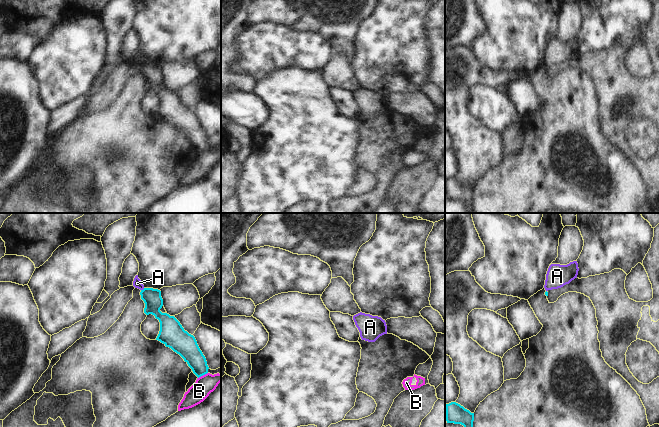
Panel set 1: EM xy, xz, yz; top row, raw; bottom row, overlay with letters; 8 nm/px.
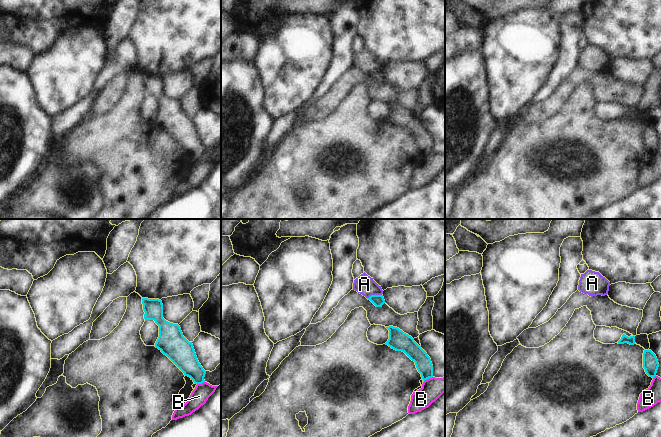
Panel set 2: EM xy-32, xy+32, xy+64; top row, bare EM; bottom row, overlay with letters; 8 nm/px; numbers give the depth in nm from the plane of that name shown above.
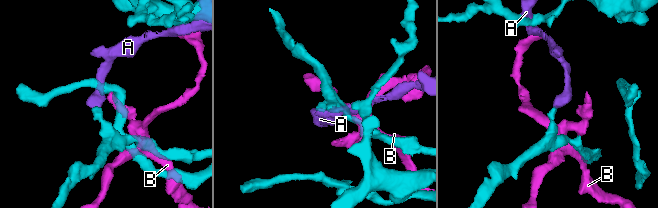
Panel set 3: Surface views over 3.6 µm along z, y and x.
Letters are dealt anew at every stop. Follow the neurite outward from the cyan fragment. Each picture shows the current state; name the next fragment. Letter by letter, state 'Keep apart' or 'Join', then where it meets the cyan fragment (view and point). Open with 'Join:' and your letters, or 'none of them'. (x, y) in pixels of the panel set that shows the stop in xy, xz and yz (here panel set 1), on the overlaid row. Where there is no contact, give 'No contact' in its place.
Join: none of them
A: Keep apart. Touches cyan at xy (143, 289)
B: Keep apart. Touches cyan at xy (202, 375)

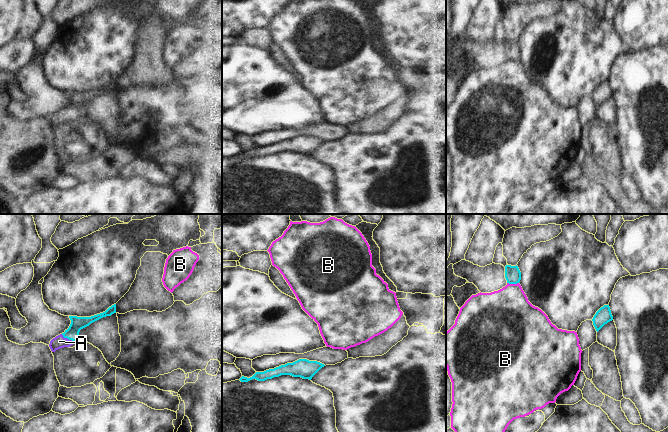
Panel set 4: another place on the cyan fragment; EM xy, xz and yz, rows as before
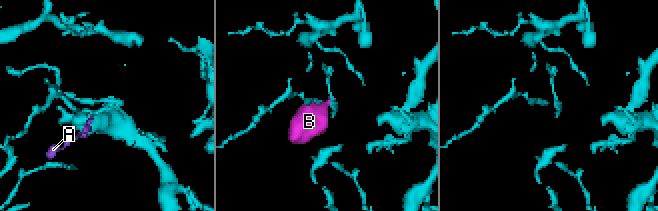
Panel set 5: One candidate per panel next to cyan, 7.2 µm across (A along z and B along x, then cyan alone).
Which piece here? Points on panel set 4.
Join: A
A: Join. Touches cyan at xy (68, 338)
B: Keep apart. Touches cyan at yz (513, 283)

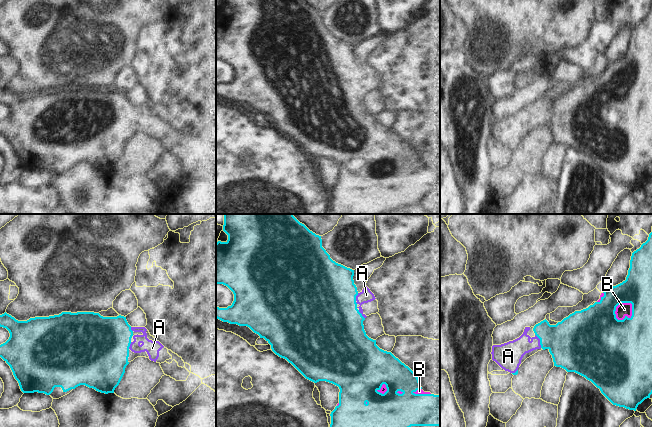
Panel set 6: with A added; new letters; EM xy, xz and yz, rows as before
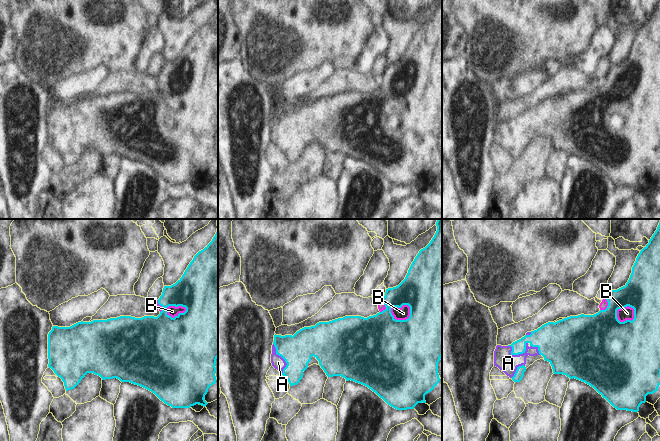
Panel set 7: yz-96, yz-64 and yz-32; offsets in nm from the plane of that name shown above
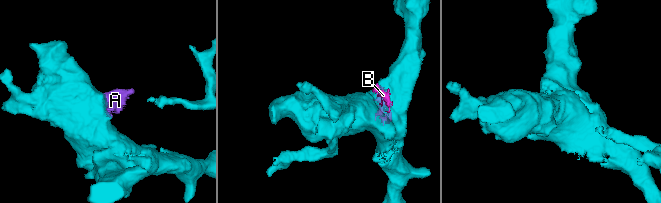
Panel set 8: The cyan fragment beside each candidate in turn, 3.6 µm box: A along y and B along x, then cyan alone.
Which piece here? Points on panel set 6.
Join: A, B
A: Join. Touches cyan at yz (540, 341)
B: Join. Touches cyan at yz (632, 315)

